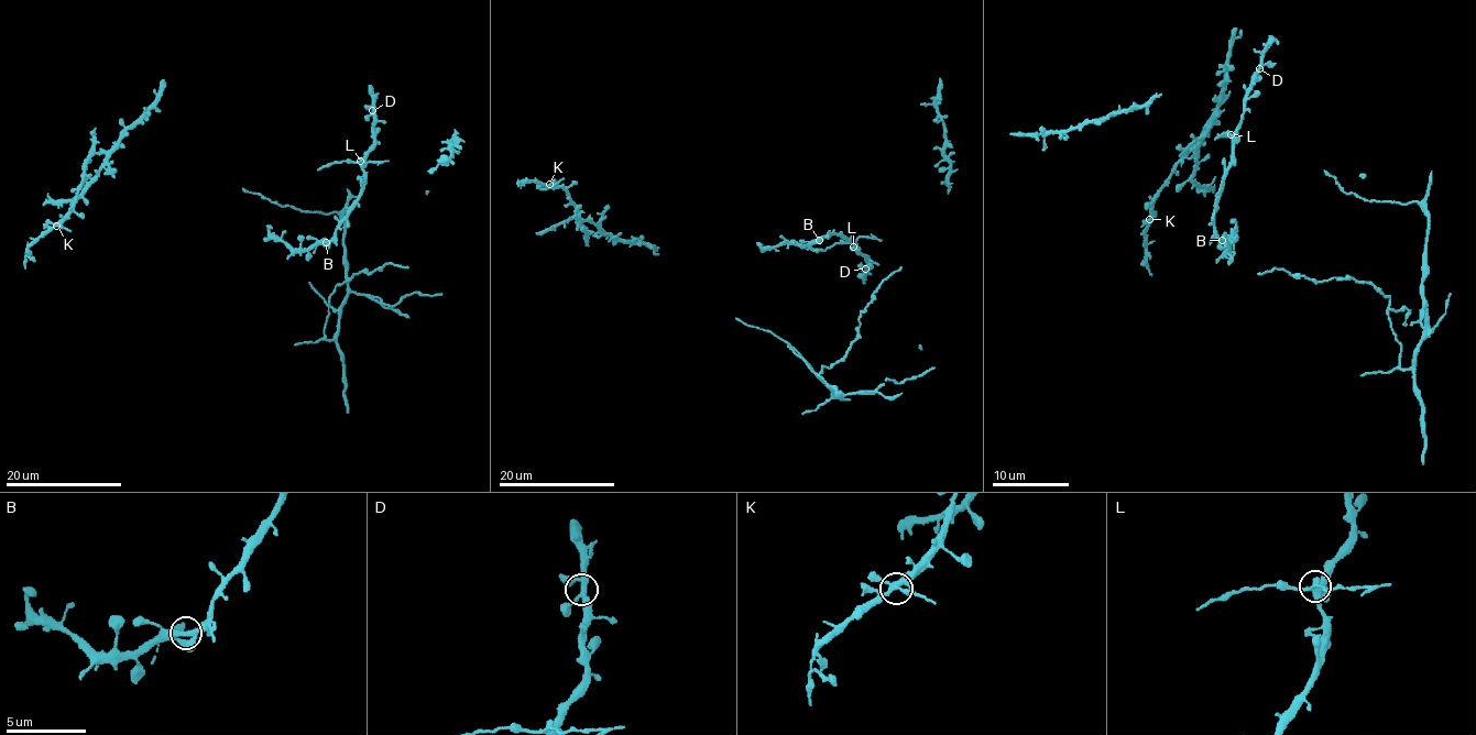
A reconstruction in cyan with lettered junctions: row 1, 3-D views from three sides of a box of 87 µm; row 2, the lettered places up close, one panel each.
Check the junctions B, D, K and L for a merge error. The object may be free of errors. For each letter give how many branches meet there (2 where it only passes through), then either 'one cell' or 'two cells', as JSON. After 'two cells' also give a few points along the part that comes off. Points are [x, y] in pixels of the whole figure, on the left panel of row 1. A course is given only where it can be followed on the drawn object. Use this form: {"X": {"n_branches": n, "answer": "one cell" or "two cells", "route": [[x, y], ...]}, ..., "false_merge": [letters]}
{"B": {"n_branches": 4, "answer": "one cell"}, "D": {"n_branches": 4, "answer": "one cell"}, "K": {"n_branches": 4, "answer": "one cell"}, "L": {"n_branches": 4, "answer": "two cells", "route": [[361, 162], [342, 162], [317, 171]]}, "false_merge": ["L"]}

